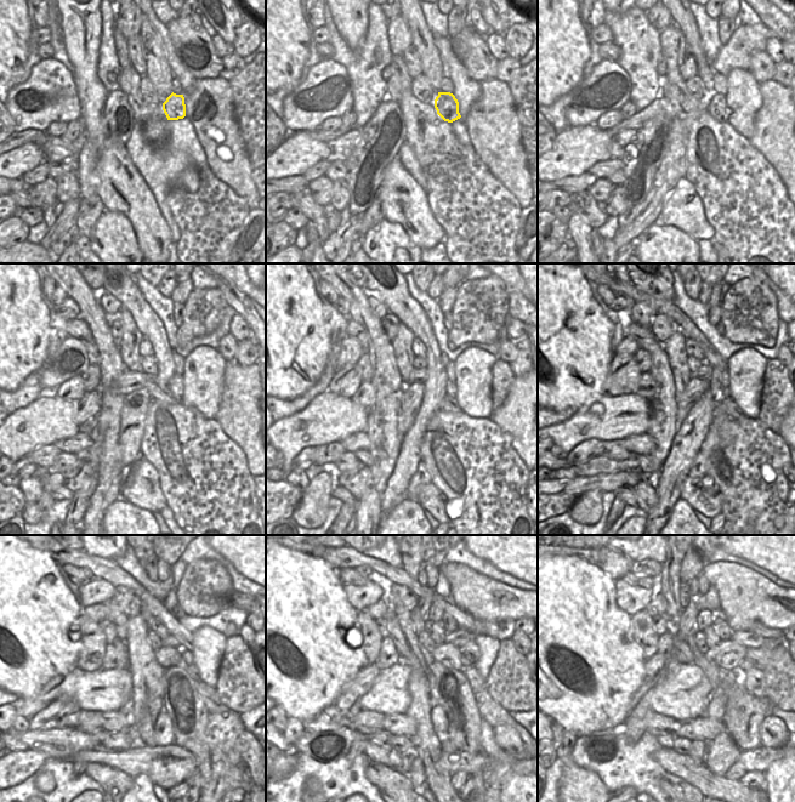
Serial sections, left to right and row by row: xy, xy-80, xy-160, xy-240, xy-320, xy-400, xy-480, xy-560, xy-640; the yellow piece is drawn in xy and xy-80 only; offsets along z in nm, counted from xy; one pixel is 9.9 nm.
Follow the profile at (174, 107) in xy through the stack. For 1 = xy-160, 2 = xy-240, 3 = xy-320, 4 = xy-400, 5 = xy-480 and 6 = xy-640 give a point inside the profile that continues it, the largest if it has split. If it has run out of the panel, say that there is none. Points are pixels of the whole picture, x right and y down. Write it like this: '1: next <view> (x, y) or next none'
1: next xy-160 (716, 104)
2: next xy-240 (176, 385)
3: next xy-320 (452, 390)
4: next xy-400 (725, 392)
5: next xy-480 (192, 670)
6: next xy-640 (753, 681)

